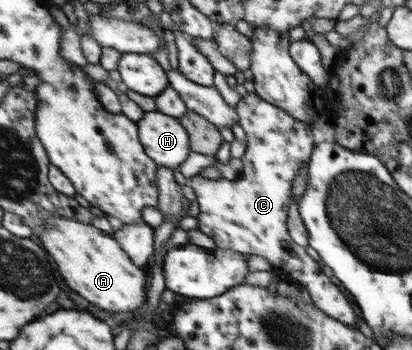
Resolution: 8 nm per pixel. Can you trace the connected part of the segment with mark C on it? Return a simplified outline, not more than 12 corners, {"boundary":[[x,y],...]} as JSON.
{"boundary":[[247,93],[239,179],[188,184],[218,248],[266,257],[356,328],[357,307],[288,233],[312,125]]}

